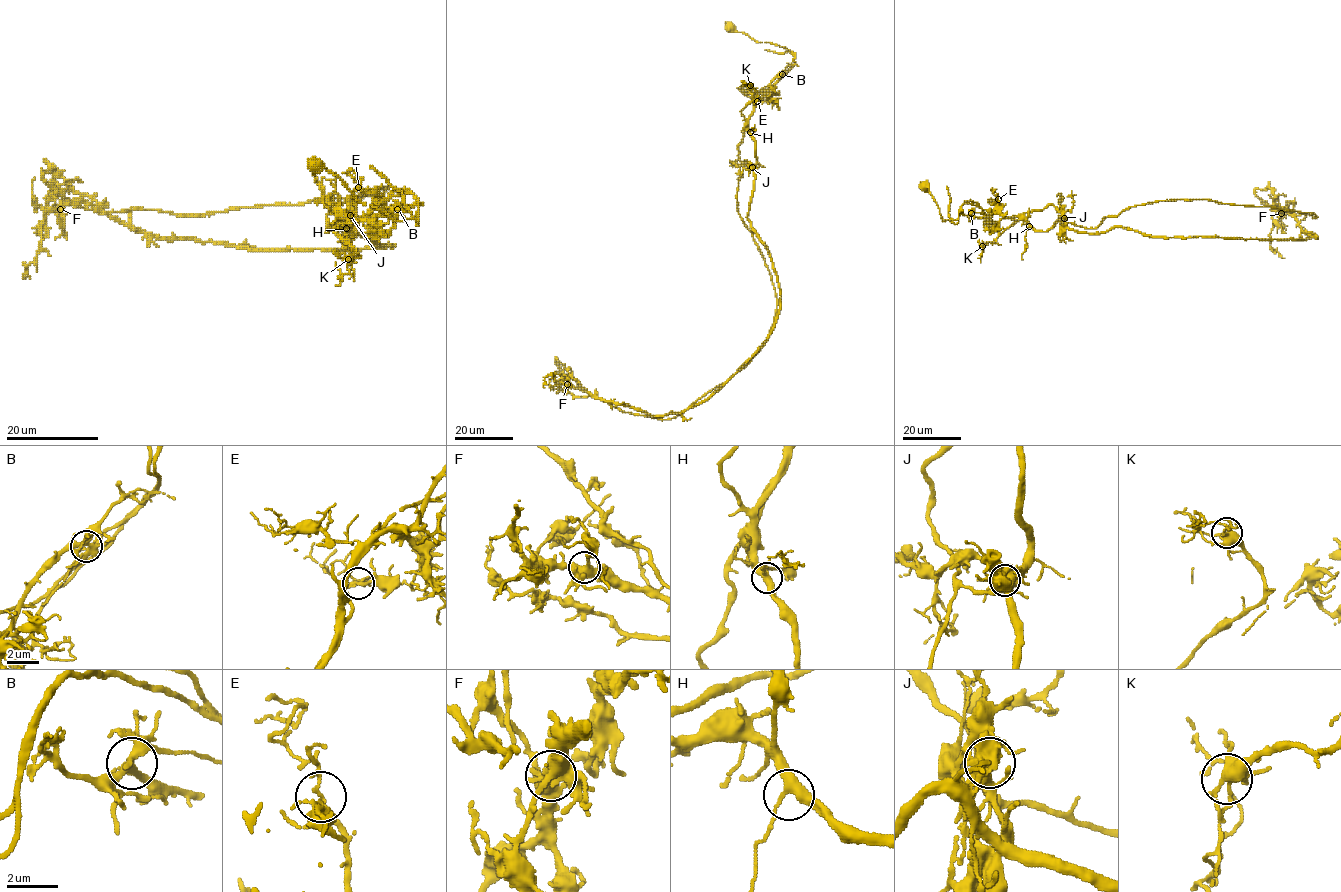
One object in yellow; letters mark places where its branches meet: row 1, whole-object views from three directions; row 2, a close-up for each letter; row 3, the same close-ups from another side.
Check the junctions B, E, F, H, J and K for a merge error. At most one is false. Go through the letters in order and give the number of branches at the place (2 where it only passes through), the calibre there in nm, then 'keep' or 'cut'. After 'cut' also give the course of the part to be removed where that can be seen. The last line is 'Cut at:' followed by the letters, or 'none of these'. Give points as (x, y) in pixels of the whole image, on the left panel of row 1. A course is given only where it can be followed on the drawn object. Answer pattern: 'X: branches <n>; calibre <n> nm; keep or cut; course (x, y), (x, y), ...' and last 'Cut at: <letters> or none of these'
B: branches 6; calibre 340 nm; keep
E: branches 4; calibre 180 nm; keep
F: branches 5; calibre 480 nm; keep
H: branches 3; calibre 360 nm; keep
J: branches 7; calibre 550 nm; cut; course (350, 216), (326, 232), (351, 196), (389, 186), (199, 215), (99, 213), (67, 202), (42, 170), (82, 181)
K: branches 5; calibre 400 nm; keep
Cut at: J

